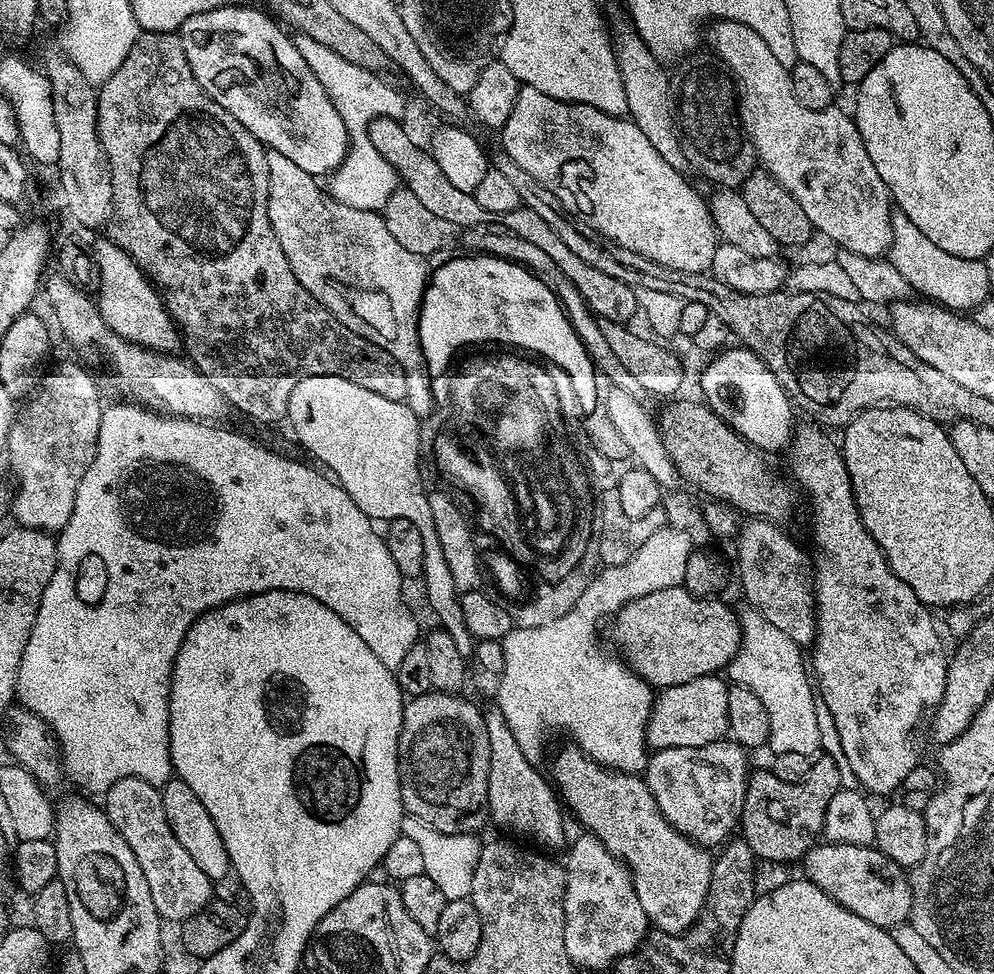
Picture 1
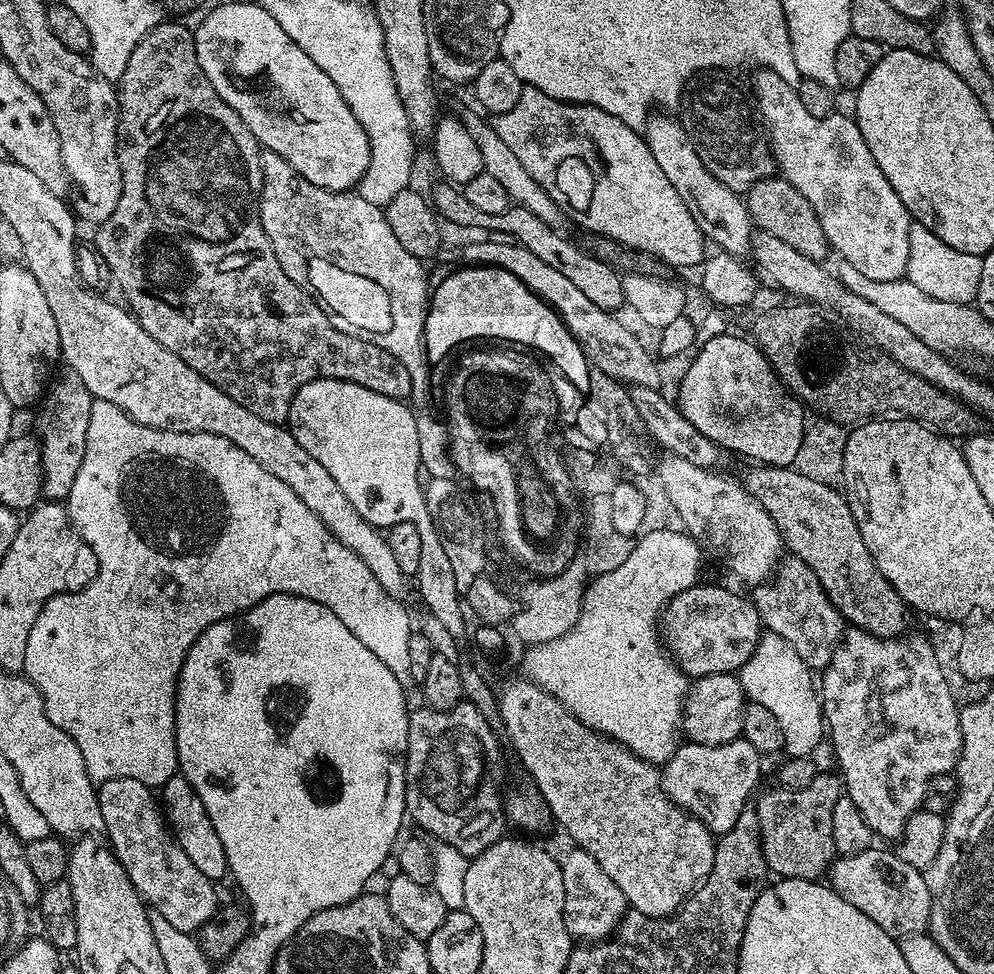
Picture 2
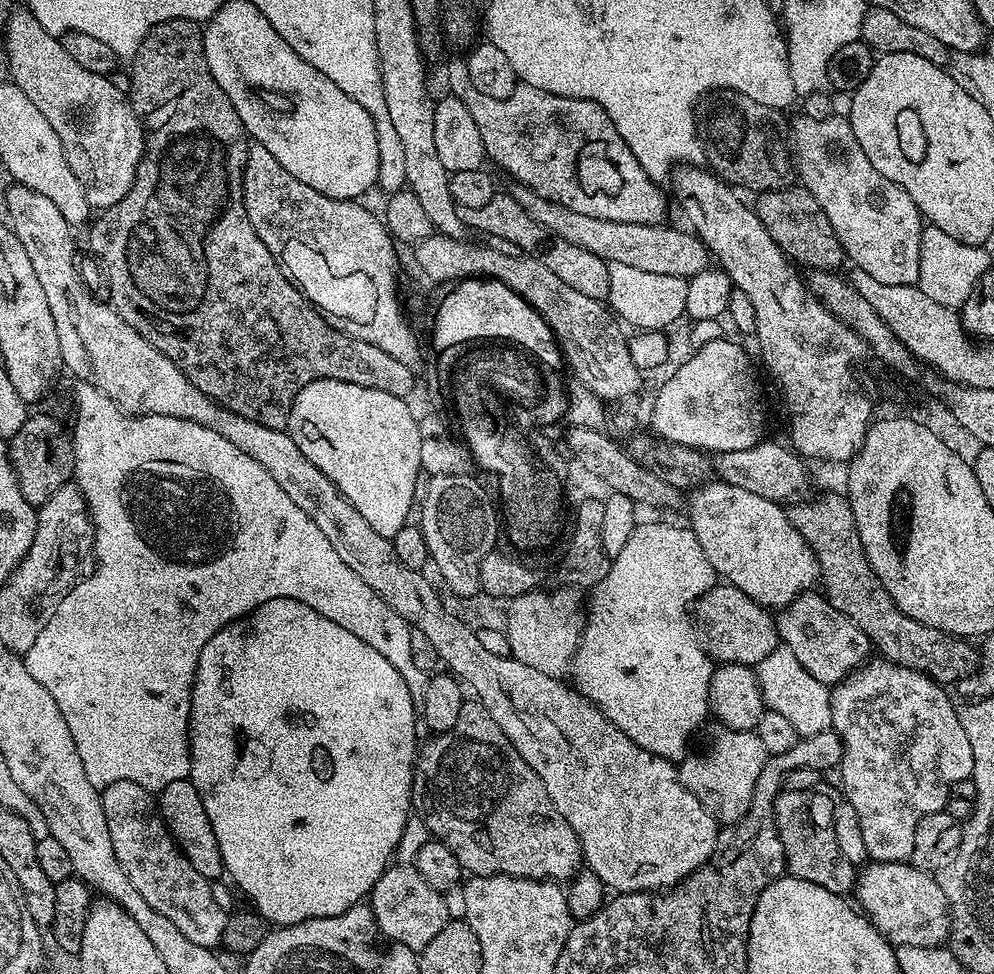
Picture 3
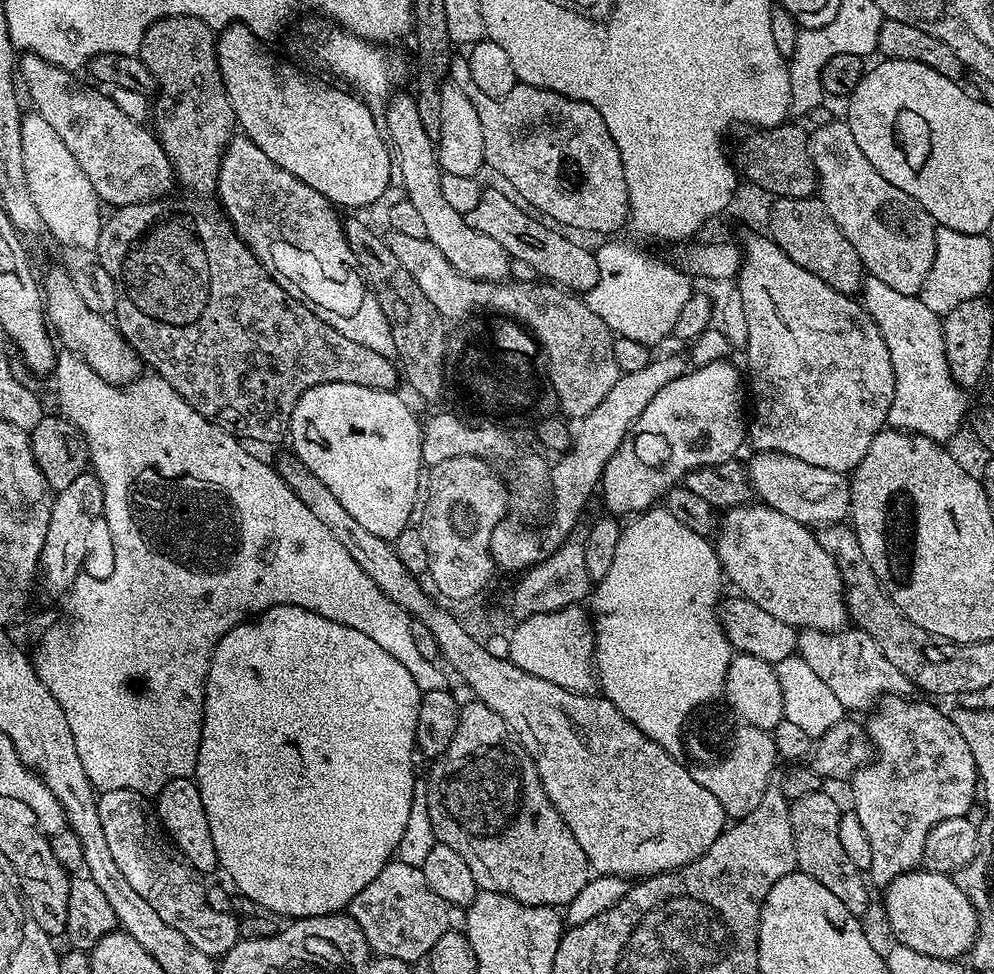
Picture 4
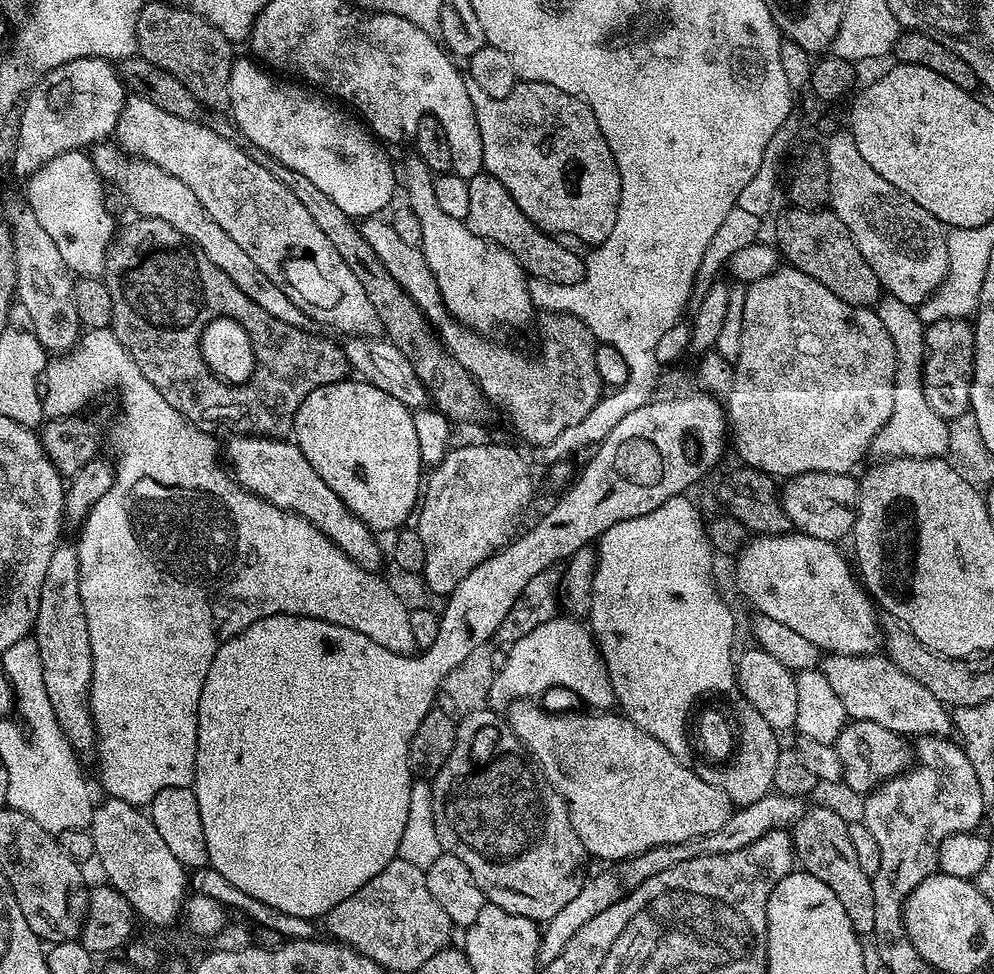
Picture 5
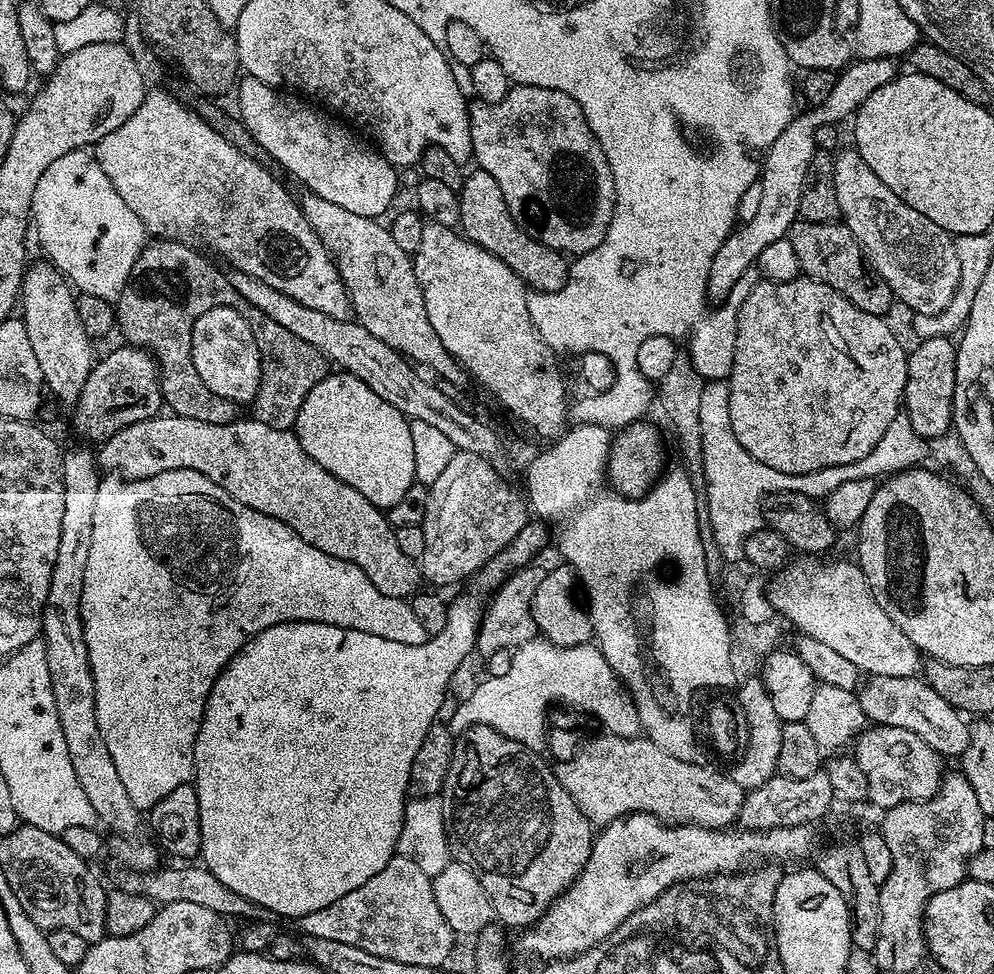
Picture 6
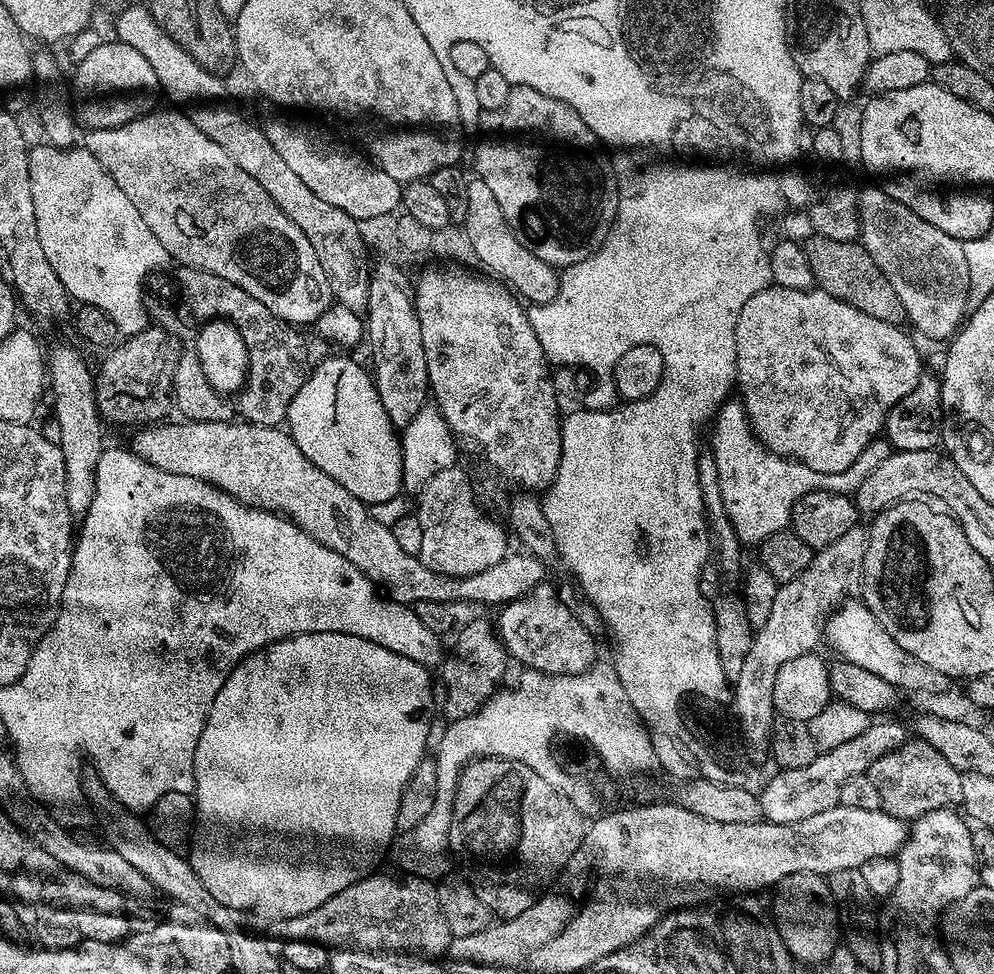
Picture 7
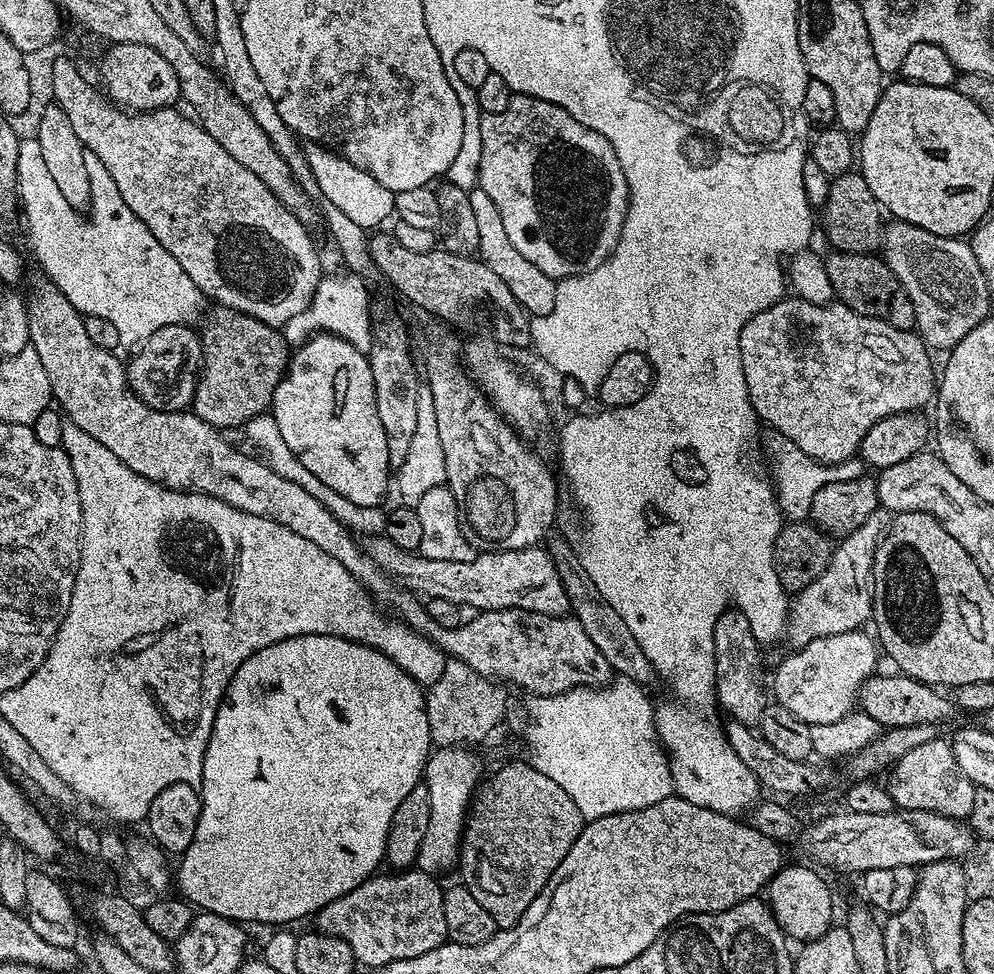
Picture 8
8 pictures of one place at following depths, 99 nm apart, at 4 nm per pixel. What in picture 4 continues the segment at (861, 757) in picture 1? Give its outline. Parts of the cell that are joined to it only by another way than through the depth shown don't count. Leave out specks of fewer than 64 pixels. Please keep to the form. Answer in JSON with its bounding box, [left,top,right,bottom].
[850,694,978,886]

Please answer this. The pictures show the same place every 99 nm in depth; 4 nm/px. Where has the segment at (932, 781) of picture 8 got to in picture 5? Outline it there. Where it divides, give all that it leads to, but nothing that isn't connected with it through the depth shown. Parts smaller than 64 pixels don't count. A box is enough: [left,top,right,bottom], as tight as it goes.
[835,719,914,794]

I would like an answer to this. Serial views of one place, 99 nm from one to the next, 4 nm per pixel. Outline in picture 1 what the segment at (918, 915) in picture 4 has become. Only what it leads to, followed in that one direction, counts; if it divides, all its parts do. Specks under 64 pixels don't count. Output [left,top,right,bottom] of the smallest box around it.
[802,842,912,929]

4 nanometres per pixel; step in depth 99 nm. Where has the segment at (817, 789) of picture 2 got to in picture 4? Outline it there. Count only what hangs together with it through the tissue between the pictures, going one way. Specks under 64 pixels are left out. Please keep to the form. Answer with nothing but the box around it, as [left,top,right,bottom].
[786,790,870,917]

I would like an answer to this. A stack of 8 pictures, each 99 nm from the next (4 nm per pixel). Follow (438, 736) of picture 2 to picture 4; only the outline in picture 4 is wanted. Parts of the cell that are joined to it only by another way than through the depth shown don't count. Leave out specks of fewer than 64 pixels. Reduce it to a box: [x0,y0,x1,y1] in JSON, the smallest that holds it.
[426,698,594,906]

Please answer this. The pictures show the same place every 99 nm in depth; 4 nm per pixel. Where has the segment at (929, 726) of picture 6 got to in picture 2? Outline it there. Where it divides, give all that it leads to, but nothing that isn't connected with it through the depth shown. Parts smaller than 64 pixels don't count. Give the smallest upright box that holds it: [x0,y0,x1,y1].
[750,555,846,670]

